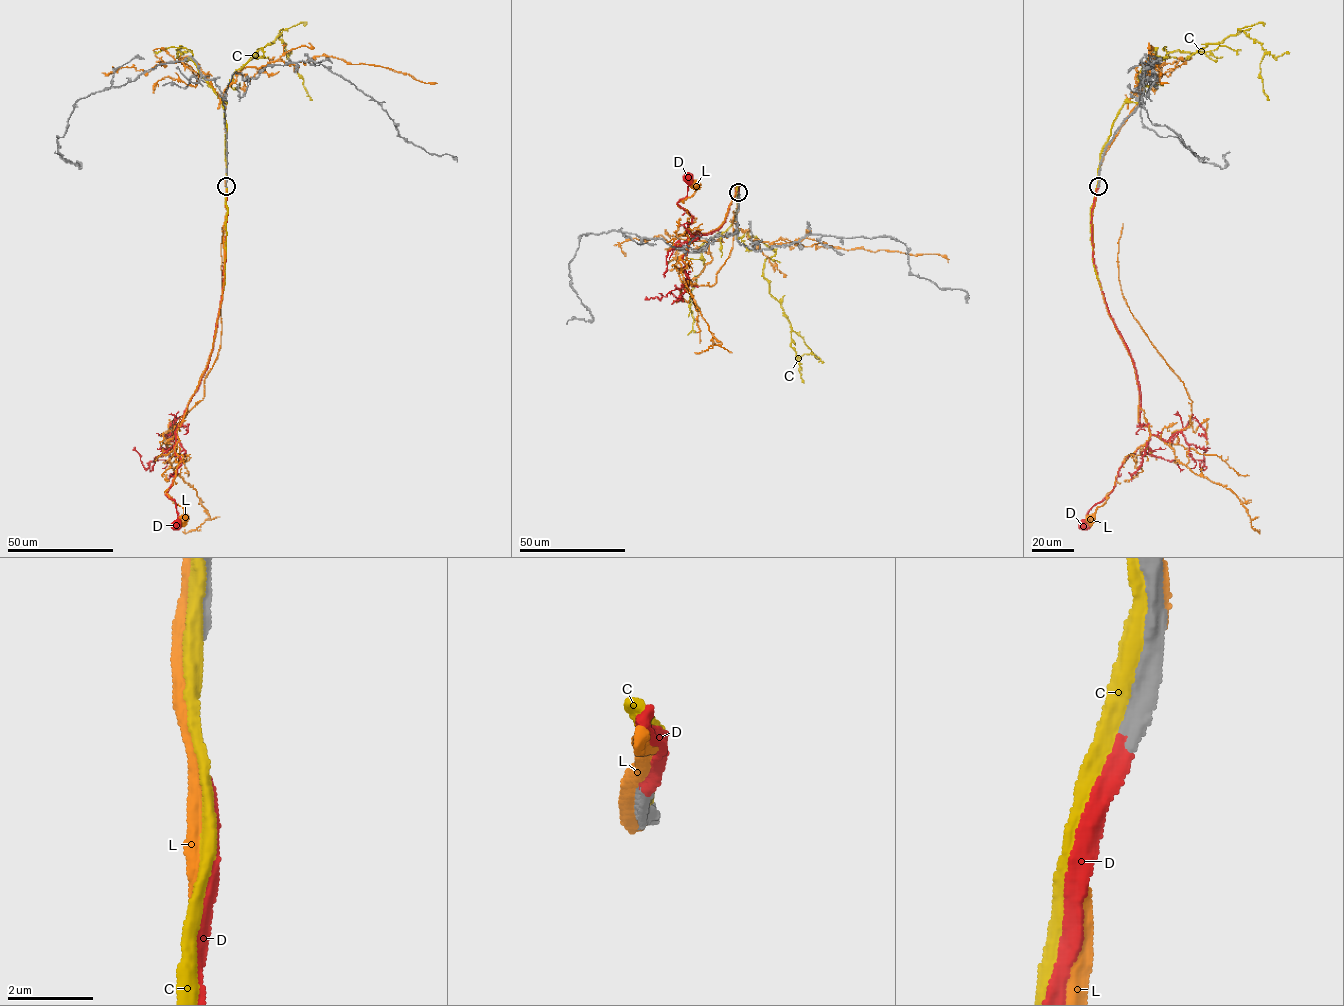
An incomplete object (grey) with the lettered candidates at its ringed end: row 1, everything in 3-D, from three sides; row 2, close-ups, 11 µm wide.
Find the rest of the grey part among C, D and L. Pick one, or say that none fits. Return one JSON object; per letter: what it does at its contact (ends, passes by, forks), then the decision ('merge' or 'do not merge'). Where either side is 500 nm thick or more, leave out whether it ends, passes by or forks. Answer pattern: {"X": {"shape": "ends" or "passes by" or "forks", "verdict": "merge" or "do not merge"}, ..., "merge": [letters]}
{"C": {"shape": "passes by", "verdict": "do not merge"}, "D": {"shape": "ends", "verdict": "merge"}, "L": {"shape": "passes by", "verdict": "do not merge"}, "merge": ["D"]}

